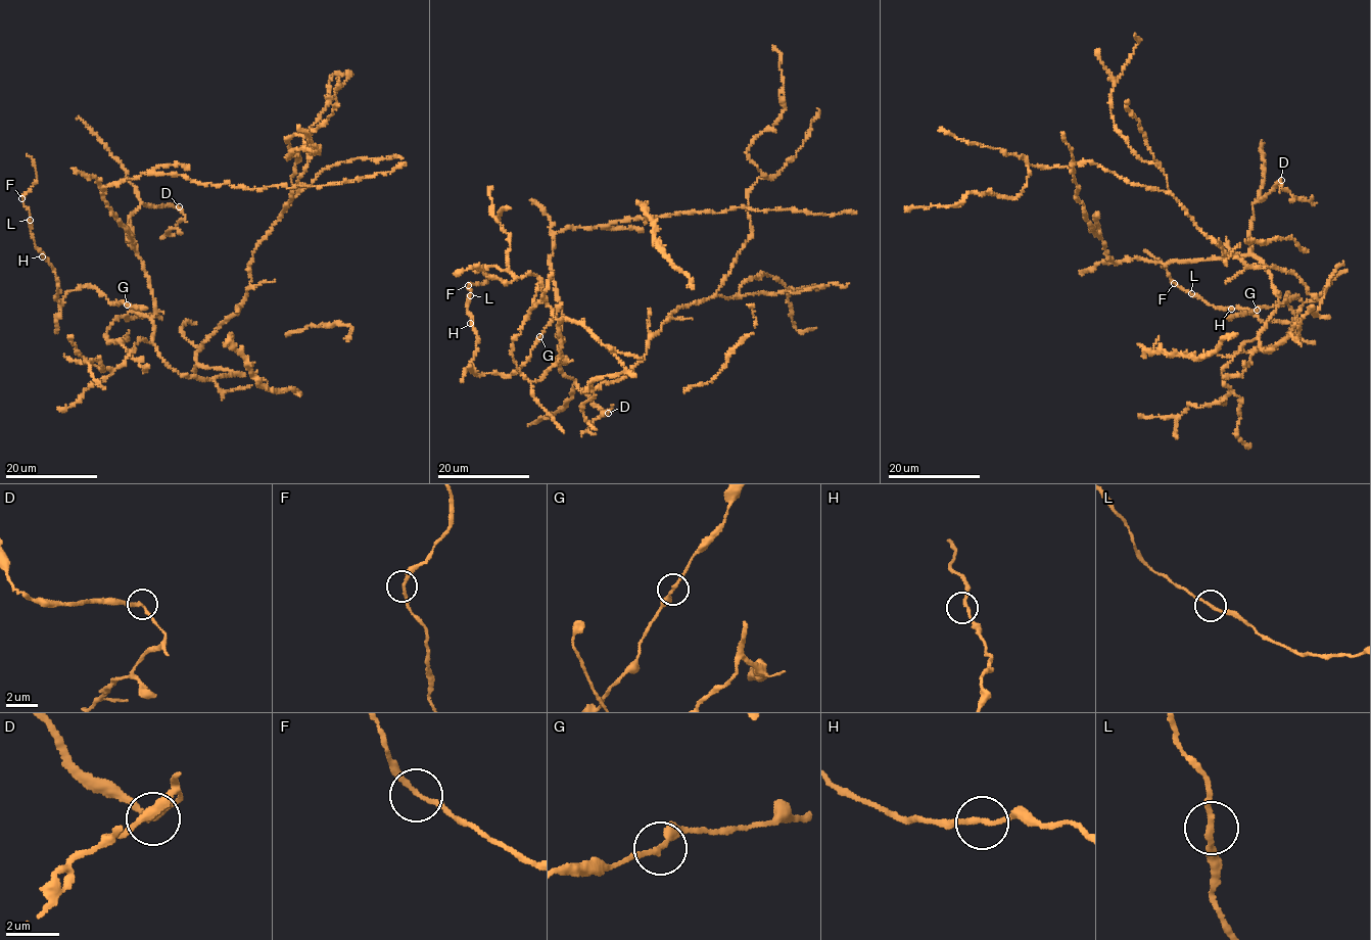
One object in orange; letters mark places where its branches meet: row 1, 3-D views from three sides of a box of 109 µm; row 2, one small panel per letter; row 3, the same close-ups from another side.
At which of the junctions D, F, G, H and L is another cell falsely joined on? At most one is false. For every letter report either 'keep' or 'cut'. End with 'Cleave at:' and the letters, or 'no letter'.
D: cut
F: keep
G: keep
H: keep
L: keep
Cleave at: D

